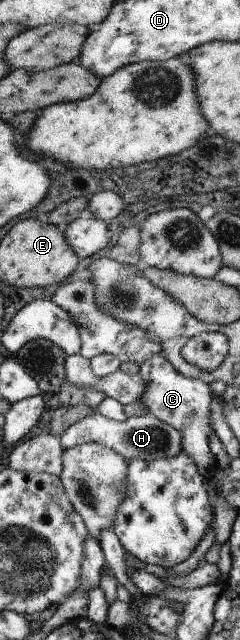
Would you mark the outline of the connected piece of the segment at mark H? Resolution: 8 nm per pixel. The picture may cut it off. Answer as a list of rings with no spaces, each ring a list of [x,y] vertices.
[[[97,409],[93,414],[72,424],[61,435],[63,449],[90,442],[102,444],[123,455],[127,460],[157,460],[177,456],[181,452],[181,433],[152,414],[126,418],[123,422],[108,419]]]

